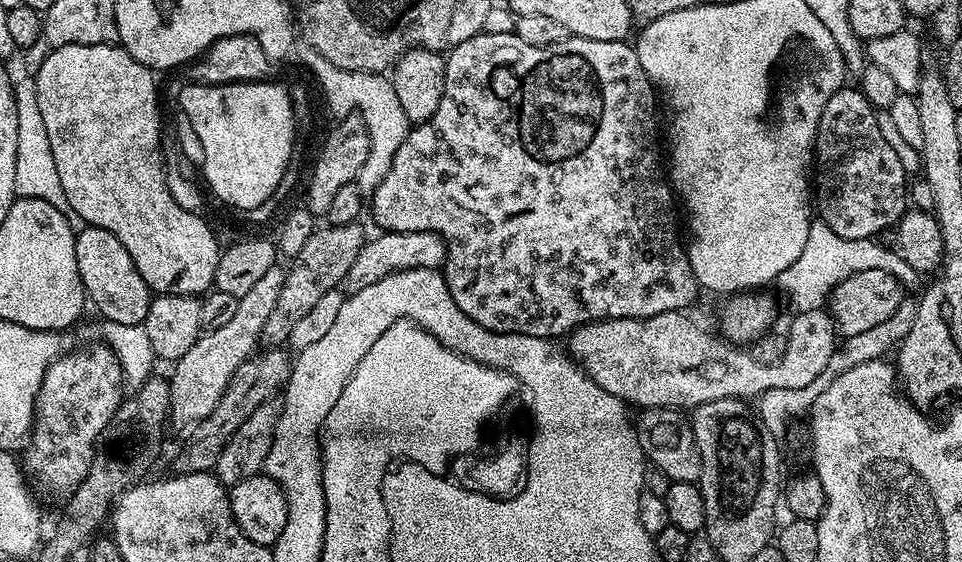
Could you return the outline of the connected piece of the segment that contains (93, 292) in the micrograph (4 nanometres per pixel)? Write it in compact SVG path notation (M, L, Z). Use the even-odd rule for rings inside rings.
M86 226L76 233L76 257L87 299L91 307L93 304L105 316L103 319L107 323L122 326L144 323L154 293L142 274L138 274L138 266L134 266L134 258L130 258L126 246L122 246L110 230Z

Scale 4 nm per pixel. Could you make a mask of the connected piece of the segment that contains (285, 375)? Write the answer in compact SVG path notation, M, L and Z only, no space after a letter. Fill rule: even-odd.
M268 346L263 350L245 360L244 365L234 374L218 404L214 406L214 410L210 410L208 417L189 431L192 433L189 434L188 441L181 446L180 453L176 456L177 473L212 472L218 462L218 454L222 454L226 442L235 434L238 426L242 426L242 422L246 422L246 418L250 418L250 414L254 414L258 406L273 399L274 394L287 385L292 373L293 357L280 346Z

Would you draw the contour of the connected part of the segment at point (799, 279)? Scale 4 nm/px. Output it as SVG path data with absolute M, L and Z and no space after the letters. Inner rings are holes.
M821 220L813 221L810 234L806 238L805 249L794 265L783 271L776 281L777 285L790 296L793 311L805 312L823 307L833 289L851 274L862 273L864 270L886 270L889 276L908 288L920 280L920 274L906 262L899 251L882 248L876 243L878 242L873 239L841 238Z

